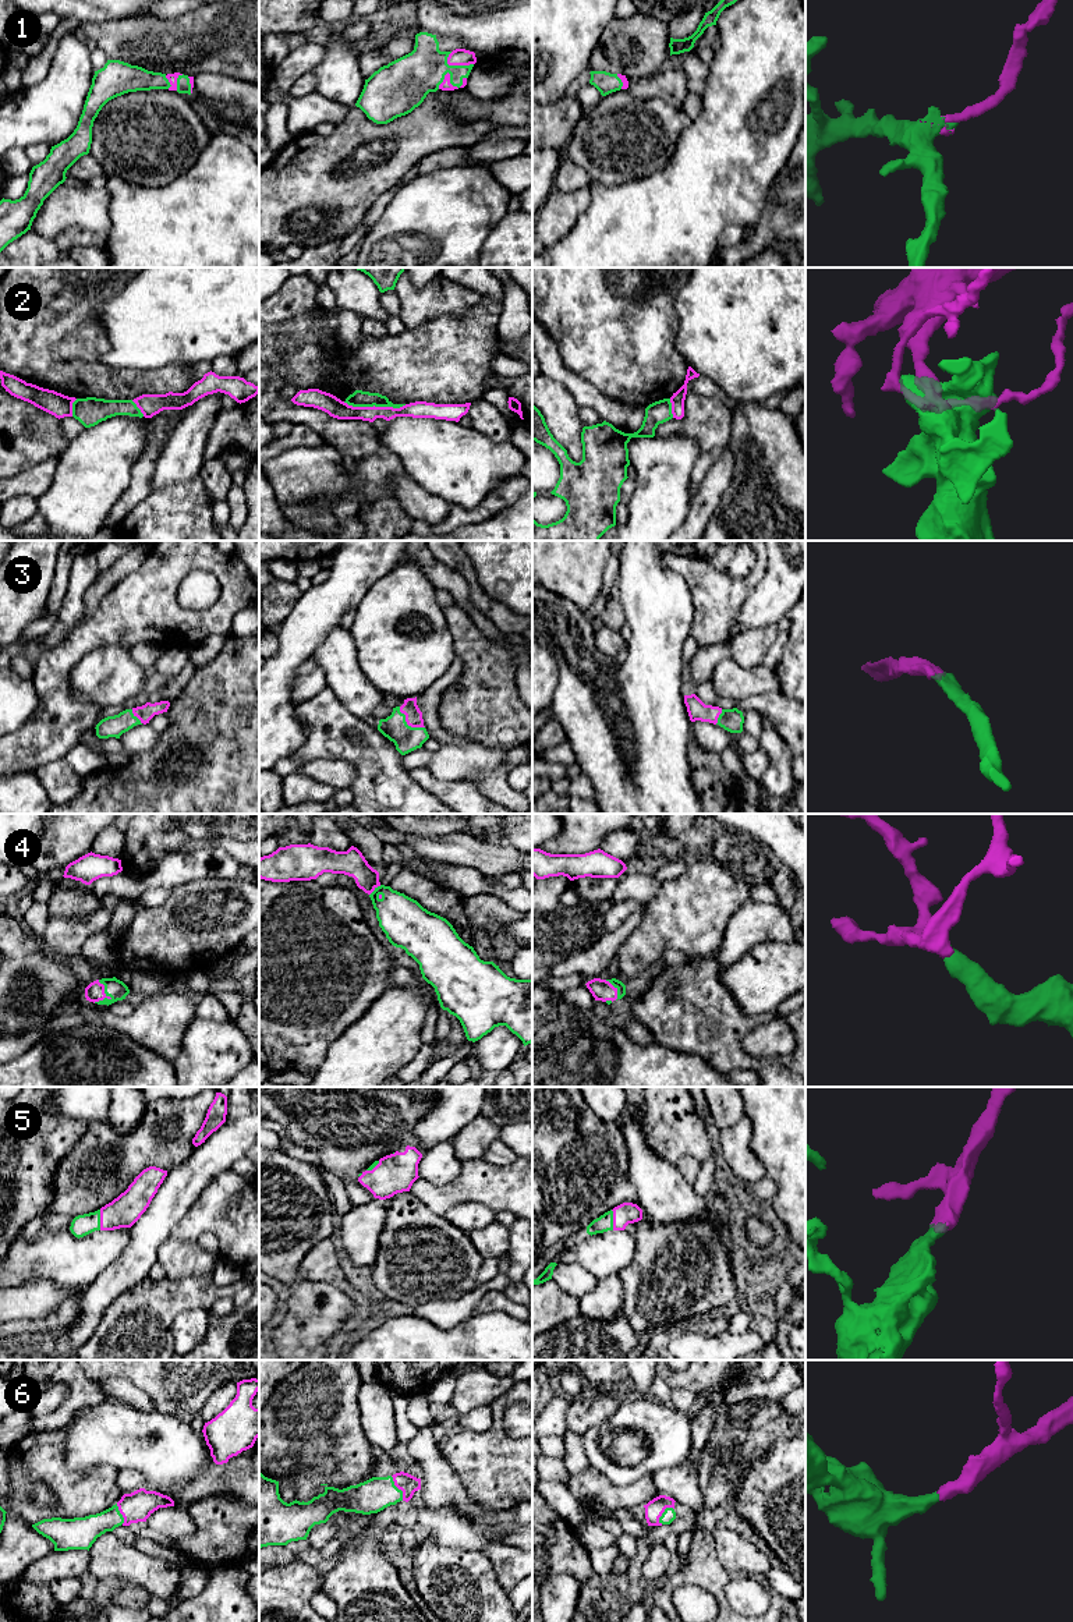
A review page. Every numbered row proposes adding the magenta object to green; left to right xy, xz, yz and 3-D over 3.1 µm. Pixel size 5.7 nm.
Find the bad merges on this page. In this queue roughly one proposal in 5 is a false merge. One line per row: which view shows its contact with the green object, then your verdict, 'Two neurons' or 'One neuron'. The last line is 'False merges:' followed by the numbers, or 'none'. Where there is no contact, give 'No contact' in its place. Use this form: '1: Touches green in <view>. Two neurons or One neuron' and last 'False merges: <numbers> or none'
1: Touches green in xz. One neuron
2: Touches green in xz. Two neurons
3: Touches green in xz. One neuron
4: Touches green in xy. One neuron
5: Touches green in xy. One neuron
6: Touches green in xz. One neuron
False merges: 2

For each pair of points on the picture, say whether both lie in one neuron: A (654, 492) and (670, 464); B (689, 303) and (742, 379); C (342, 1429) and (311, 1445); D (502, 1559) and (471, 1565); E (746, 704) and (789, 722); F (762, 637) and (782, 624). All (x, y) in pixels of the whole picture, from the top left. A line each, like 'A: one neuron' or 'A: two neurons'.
A: one neuron
B: one neuron
C: one neuron
D: two neurons
E: one neuron
F: two neurons

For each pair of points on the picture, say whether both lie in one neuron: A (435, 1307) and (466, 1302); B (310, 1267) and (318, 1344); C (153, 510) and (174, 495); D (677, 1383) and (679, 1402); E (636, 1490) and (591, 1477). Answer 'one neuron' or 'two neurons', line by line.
A: one neuron
B: two neurons
C: one neuron
D: two neurons
E: one neuron

